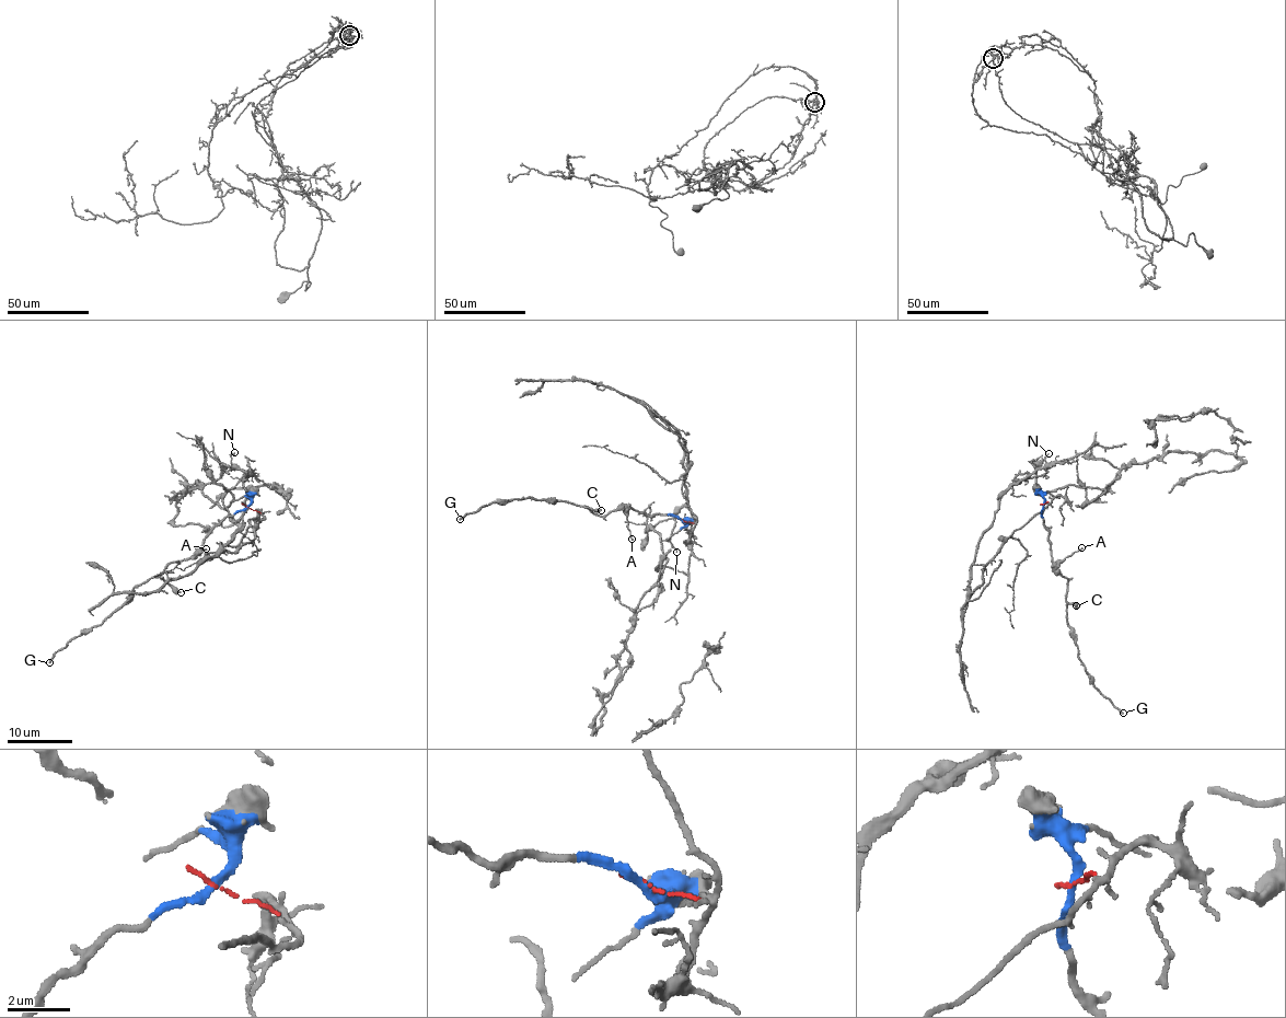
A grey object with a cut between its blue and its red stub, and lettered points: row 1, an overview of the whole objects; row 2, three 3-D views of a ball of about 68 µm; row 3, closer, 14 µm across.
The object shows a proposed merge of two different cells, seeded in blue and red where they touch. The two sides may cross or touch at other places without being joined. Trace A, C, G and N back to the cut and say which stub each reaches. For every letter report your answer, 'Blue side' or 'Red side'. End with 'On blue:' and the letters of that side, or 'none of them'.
A: Blue side
C: Blue side
G: Blue side
N: Red side
On blue: A, C, G

